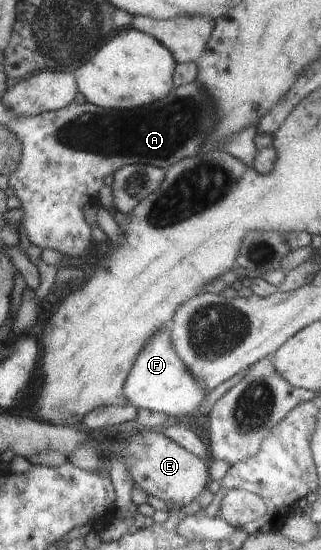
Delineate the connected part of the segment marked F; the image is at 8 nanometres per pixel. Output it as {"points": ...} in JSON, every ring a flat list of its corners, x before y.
{"points":[[169,326,160,328,147,339,147,342,144,342,143,348,140,348,132,361,121,389,128,404,176,417,192,415,194,407,208,392,208,389,200,386,188,373,187,367,175,354,169,336]]}

